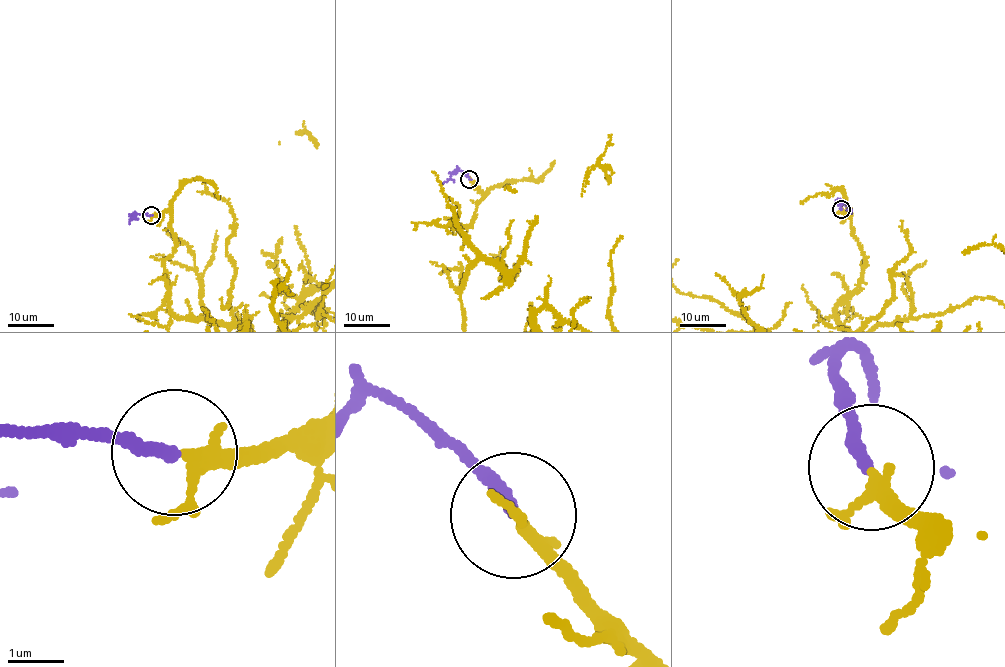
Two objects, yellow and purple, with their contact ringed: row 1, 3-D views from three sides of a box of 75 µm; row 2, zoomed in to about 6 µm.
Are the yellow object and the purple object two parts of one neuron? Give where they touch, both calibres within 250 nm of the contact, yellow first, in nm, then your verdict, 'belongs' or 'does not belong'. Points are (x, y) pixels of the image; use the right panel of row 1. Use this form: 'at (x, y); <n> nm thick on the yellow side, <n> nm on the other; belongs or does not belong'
at (841, 209); 190 nm thick on the yellow side, 240 nm on the other; belongs

